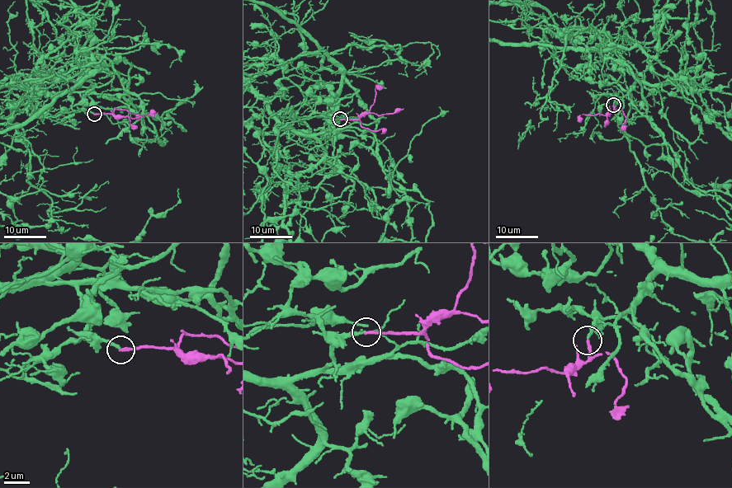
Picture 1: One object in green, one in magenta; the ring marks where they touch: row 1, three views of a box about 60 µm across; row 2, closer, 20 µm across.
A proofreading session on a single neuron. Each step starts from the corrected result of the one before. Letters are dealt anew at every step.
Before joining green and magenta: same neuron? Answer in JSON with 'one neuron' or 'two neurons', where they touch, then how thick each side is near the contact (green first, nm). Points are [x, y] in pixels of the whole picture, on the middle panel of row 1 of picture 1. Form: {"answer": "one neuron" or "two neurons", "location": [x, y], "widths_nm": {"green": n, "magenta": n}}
{"answer": "two neurons", "location": [340, 119], "widths_nm": {"green": 220, "magenta": 220}}

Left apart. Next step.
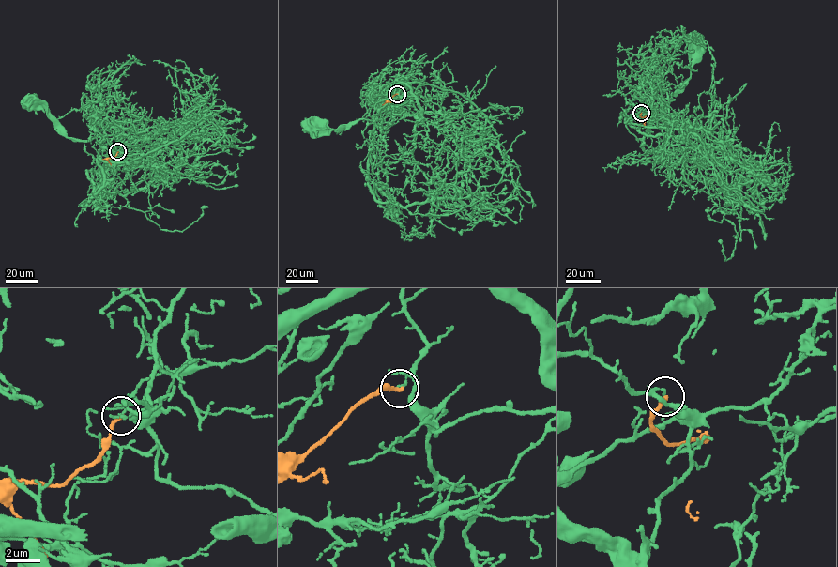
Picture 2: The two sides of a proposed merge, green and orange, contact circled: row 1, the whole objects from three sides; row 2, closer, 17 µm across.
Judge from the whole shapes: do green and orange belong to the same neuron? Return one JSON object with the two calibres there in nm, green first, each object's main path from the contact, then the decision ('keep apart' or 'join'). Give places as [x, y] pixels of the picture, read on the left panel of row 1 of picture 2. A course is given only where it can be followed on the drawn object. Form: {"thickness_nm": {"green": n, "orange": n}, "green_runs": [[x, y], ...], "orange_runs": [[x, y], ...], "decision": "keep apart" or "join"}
{"thickness_nm": {"green": 110, "orange": 240}, "green_runs": [[117, 151], [125, 138], [122, 129], [120, 133], [99, 135], [88, 140], [68, 138], [60, 123], [35, 101]], "orange_runs": [[117, 152], [108, 159], [111, 163]], "decision": "keep apart"}

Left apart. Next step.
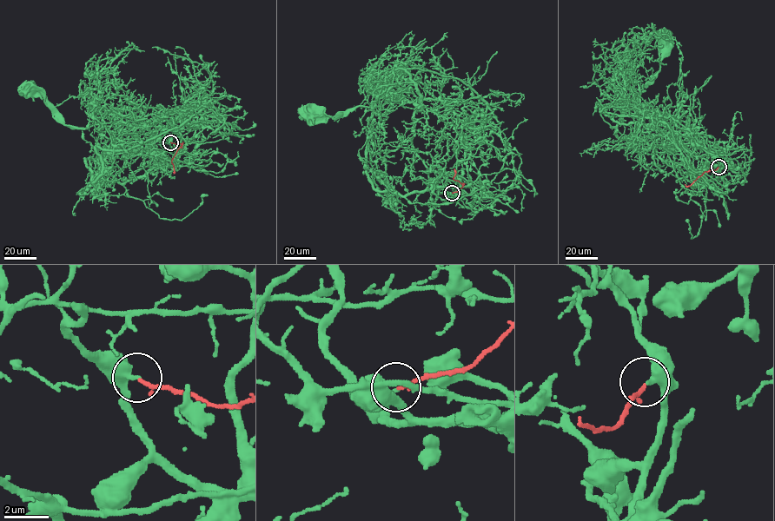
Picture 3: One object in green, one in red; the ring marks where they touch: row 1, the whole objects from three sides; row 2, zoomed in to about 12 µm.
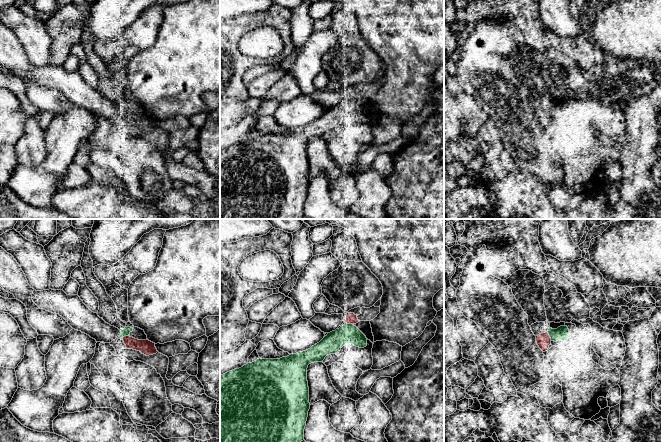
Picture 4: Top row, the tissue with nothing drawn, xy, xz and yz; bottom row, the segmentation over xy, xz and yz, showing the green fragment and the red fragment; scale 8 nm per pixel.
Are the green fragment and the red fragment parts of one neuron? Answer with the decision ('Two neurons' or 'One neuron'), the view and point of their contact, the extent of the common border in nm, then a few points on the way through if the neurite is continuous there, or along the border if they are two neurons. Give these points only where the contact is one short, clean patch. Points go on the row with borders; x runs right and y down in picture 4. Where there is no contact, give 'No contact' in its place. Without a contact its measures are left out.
Two neurons. Touches green at yz (549, 335). Shared border 80 nm

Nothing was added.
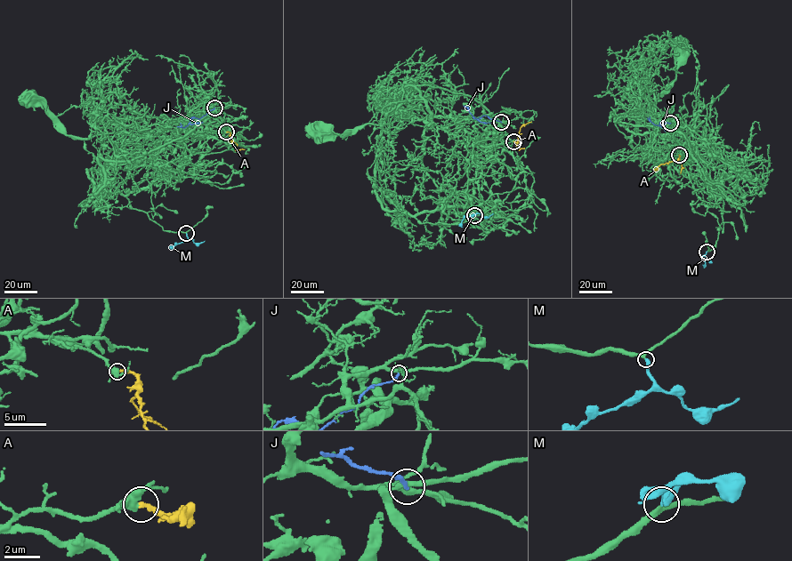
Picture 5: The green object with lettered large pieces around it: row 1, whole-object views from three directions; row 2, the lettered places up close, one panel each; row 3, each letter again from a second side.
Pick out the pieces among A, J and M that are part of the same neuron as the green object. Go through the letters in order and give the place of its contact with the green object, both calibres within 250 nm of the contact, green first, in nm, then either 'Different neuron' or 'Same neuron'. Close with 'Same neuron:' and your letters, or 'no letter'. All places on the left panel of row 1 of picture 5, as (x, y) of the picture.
A: Touches green at (226, 132). Thickness 380 nm (green) against 240 nm. Same neuron
J: Touches green at (214, 108). Thickness 300 nm (green) against 200 nm. Different neuron
M: Touches green at (186, 233). Thickness 260 nm (green) against 240 nm. Same neuron
Same neuron: A, M

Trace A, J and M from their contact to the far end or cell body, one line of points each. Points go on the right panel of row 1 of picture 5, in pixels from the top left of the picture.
A: (679, 155), (677, 160), (661, 164), (654, 170)
J: (670, 123), (659, 124), (663, 121), (658, 125), (647, 118)
M: (707, 252), (704, 258), (711, 263)

